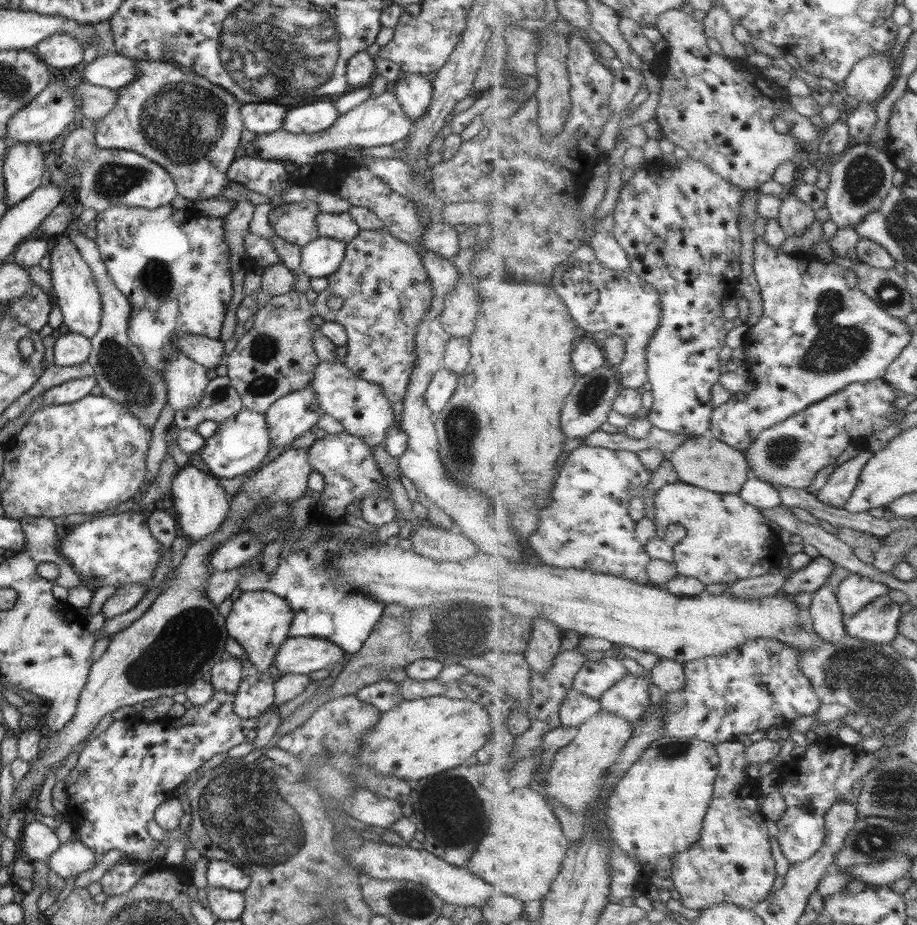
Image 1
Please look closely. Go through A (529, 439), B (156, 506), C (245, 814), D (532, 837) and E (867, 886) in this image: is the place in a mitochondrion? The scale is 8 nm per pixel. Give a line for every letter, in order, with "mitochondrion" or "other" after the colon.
A: other
B: other
C: mitochondrion
D: other
E: other

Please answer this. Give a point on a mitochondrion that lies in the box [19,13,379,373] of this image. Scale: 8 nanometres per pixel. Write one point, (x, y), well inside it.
(184, 122)

